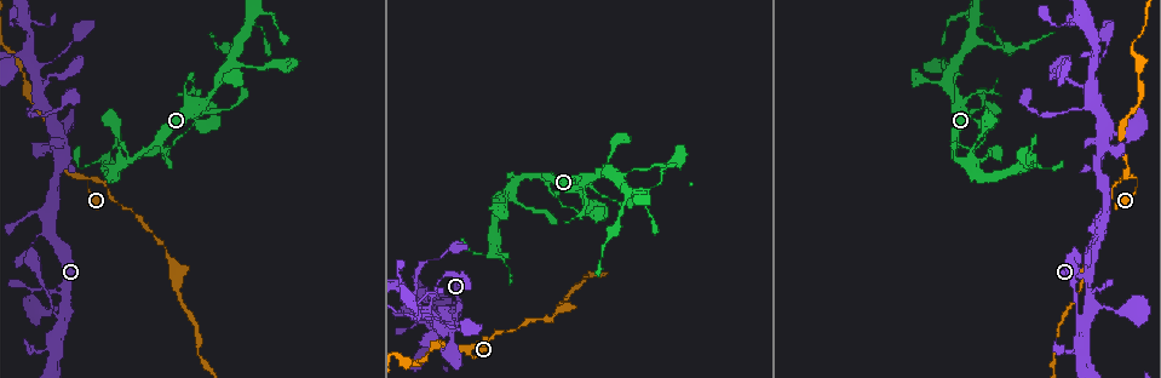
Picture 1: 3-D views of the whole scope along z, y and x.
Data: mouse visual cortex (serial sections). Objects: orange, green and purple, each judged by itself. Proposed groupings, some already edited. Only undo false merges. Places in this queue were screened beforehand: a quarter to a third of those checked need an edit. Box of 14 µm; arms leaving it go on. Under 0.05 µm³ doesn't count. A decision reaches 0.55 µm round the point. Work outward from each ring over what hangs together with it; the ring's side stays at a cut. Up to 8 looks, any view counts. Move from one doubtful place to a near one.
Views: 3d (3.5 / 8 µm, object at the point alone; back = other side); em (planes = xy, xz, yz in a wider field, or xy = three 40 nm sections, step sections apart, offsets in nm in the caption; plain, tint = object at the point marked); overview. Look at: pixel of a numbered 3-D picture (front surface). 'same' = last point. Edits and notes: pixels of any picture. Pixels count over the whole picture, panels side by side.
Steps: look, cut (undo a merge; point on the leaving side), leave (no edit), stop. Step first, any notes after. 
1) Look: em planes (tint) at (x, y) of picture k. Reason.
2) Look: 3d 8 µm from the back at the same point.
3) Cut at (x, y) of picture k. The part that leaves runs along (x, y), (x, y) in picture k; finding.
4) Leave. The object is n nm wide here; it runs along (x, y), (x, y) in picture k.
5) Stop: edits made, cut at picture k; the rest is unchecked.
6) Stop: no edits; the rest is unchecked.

Look: 3d 3.5 µm at (1130, 176) of picture 1. Branch point.

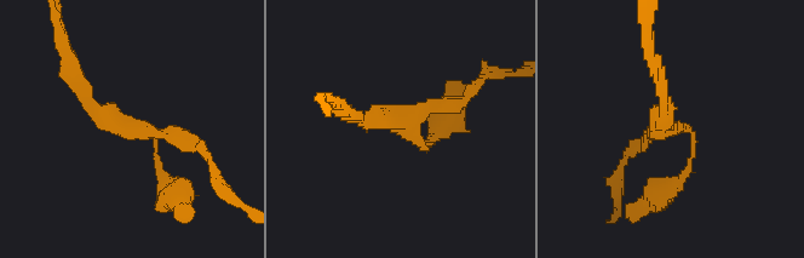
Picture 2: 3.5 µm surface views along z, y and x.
Look: em xy step 2 (tint) at (411, 133) of picture 2. 3 arms meet here; the arms are 150, 200, 200 nm wide.

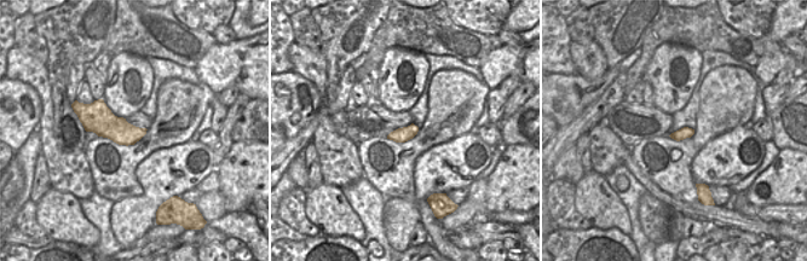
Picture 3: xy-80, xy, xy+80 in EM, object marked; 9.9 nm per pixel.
Leave. It runs along (442, 131), (469, 93) in picture 2; continuous, no second cell.

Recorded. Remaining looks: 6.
Look: 3d 3.5 µm at (176, 285) of picture 1. Thick turns thin.

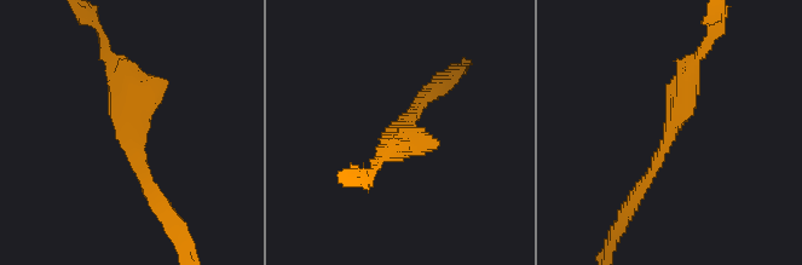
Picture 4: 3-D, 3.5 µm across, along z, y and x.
Look: em xy step 1 (tint) at (130, 142) of picture 4. The arms are 150, 350 nm wide; now the EM.

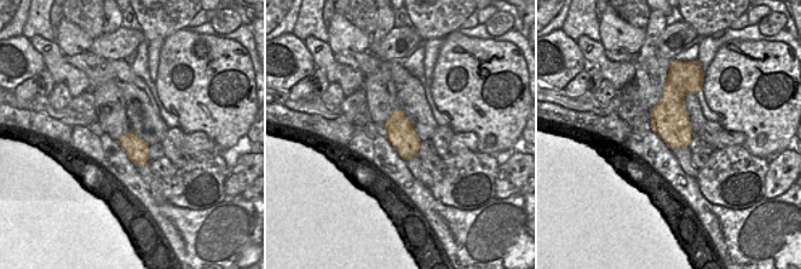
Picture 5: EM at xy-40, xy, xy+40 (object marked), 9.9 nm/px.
Look: em xy step 5 (tint) at the same point.

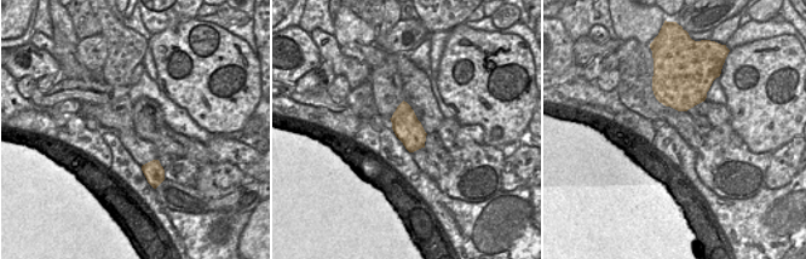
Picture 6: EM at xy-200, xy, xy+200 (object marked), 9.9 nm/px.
Leave. It runs along (690, 67), (670, 137), (630, 203) in picture 4; one cell here.

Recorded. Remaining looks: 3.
Look: 3d 8 µm at (549, 182) of picture 1. Sudden change in width.

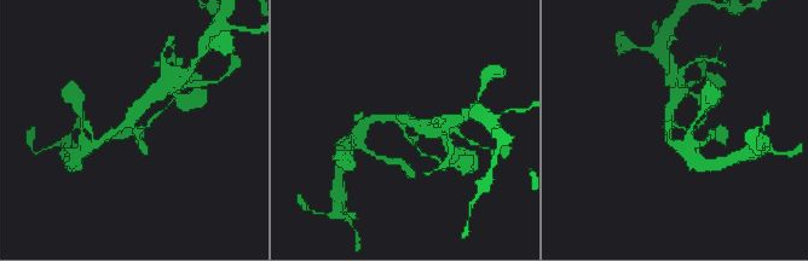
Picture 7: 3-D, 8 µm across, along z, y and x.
Look: em xy step 2 (tint) at (401, 127) of picture 7.

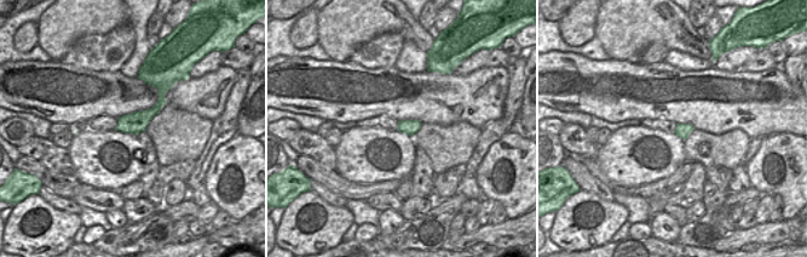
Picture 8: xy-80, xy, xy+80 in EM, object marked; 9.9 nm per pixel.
Leave. Continuous, no second cell.

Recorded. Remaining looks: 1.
Stop: no edits; the rest is unchecked.

